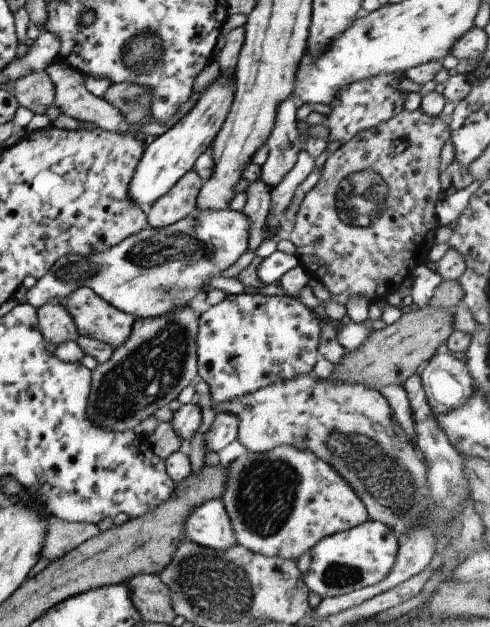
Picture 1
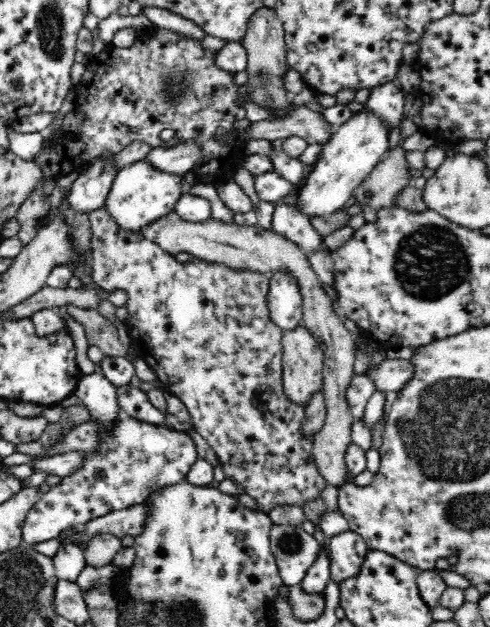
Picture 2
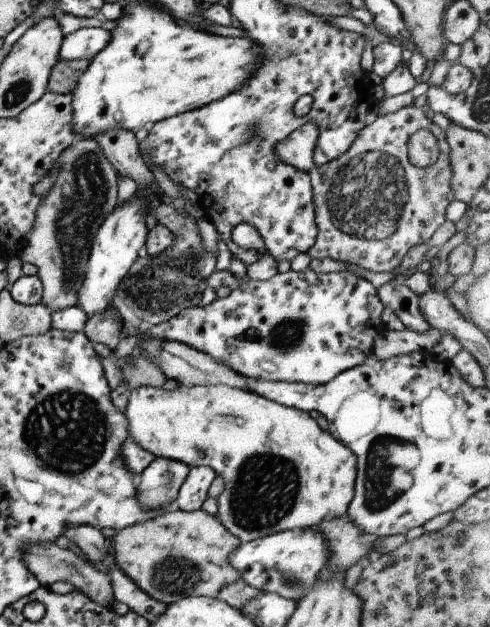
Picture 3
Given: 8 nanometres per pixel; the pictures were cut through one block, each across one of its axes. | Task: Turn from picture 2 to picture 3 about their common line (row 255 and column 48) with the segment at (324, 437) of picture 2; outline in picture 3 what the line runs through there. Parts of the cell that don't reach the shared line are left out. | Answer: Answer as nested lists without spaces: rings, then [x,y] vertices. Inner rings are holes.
[[[82,139],[78,144],[67,148],[60,154],[53,170],[60,166],[60,175],[54,186],[46,195],[42,195],[40,208],[36,210],[36,222],[28,235],[25,247],[20,252],[23,263],[30,262],[37,268],[37,275],[43,282],[41,303],[52,312],[78,307],[78,290],[80,290],[84,273],[88,270],[91,246],[100,228],[100,224],[110,216],[117,204],[117,171],[104,156],[102,148],[94,139]]]

